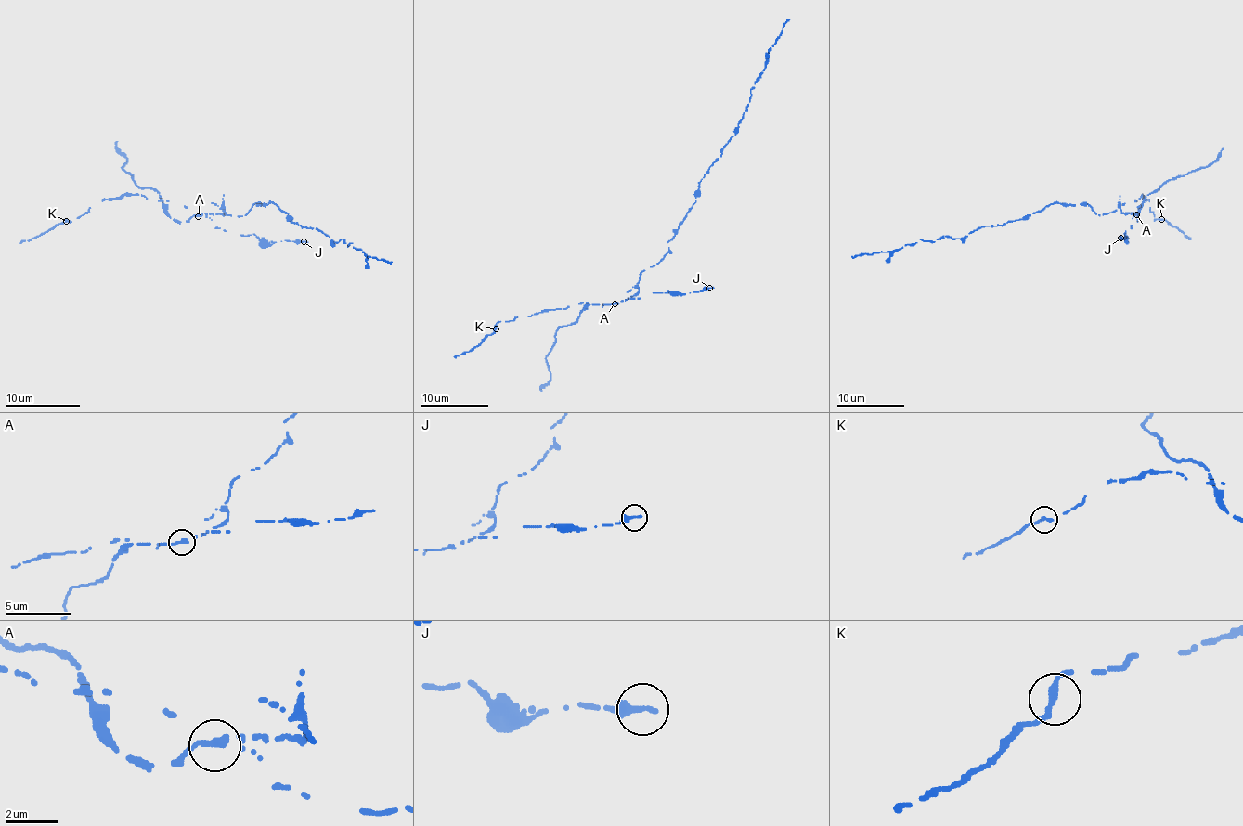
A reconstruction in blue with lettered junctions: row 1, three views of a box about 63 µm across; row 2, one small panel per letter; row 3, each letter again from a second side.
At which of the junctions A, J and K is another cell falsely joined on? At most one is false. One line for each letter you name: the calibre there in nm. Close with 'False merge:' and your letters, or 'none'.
A: calibre 220 nm
False merge: A

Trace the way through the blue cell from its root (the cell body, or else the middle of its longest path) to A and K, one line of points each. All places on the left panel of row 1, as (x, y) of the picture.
A: (254, 204), (245, 215), (228, 215), (221, 208), (225, 213), (199, 215)
K: (254, 204), (245, 215), (228, 215), (221, 208), (225, 213), (174, 221), (163, 200), (121, 195), (66, 221)

